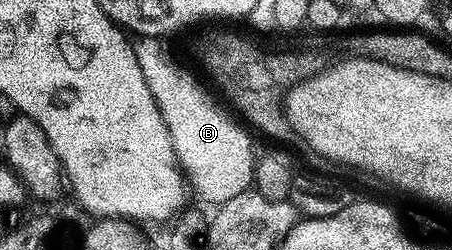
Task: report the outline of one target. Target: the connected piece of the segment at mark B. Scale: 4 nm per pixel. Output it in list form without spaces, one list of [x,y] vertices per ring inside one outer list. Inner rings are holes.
[[[145,37],[131,43],[132,52],[138,62],[138,68],[142,70],[142,77],[146,82],[146,88],[150,90],[150,96],[154,98],[160,109],[160,115],[172,141],[176,161],[183,177],[186,179],[187,185],[191,189],[193,186],[208,202],[214,202],[214,204],[224,203],[233,199],[240,192],[246,192],[253,185],[256,159],[258,157],[257,151],[252,151],[253,135],[215,97],[212,99],[204,91],[203,84],[186,67],[179,66],[172,59],[171,52],[162,43],[163,41],[160,38]]]

